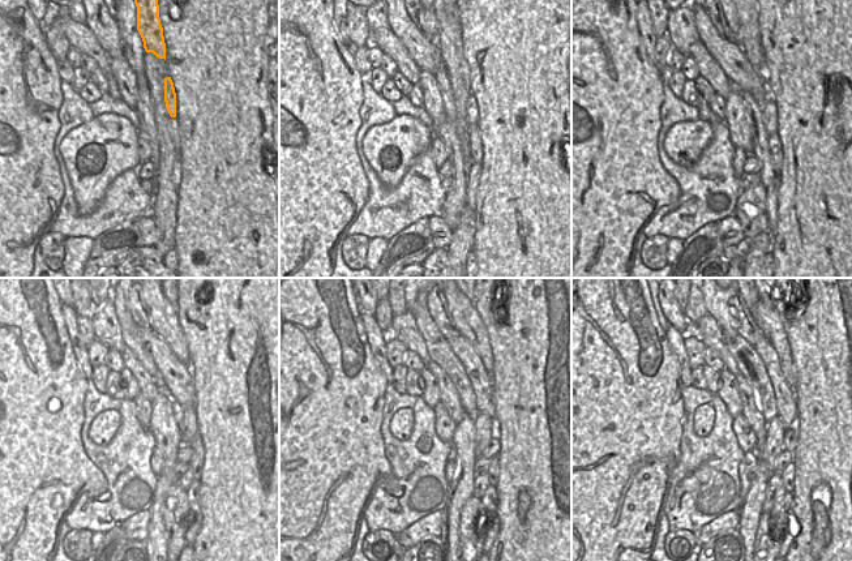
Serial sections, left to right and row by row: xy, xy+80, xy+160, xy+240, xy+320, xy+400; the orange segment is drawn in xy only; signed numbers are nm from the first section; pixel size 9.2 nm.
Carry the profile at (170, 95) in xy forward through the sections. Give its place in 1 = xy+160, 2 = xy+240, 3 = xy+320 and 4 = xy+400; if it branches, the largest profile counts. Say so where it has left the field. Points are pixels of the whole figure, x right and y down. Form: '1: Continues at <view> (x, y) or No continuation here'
1: Continues at xy+160 (767, 110)
2: Continues at xy+240 (188, 423)
3: Continues at xy+320 (483, 425)
4: Continues at xy+400 (775, 429).

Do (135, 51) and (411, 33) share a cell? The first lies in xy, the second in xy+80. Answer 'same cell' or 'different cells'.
different cells

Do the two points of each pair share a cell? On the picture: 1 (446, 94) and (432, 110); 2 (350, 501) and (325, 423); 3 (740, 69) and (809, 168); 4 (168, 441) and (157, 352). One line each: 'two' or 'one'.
1: two
2: one
3: two
4: two

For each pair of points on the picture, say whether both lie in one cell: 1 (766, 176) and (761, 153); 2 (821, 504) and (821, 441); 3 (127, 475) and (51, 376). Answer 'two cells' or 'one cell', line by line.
1: one cell
2: one cell
3: two cells

